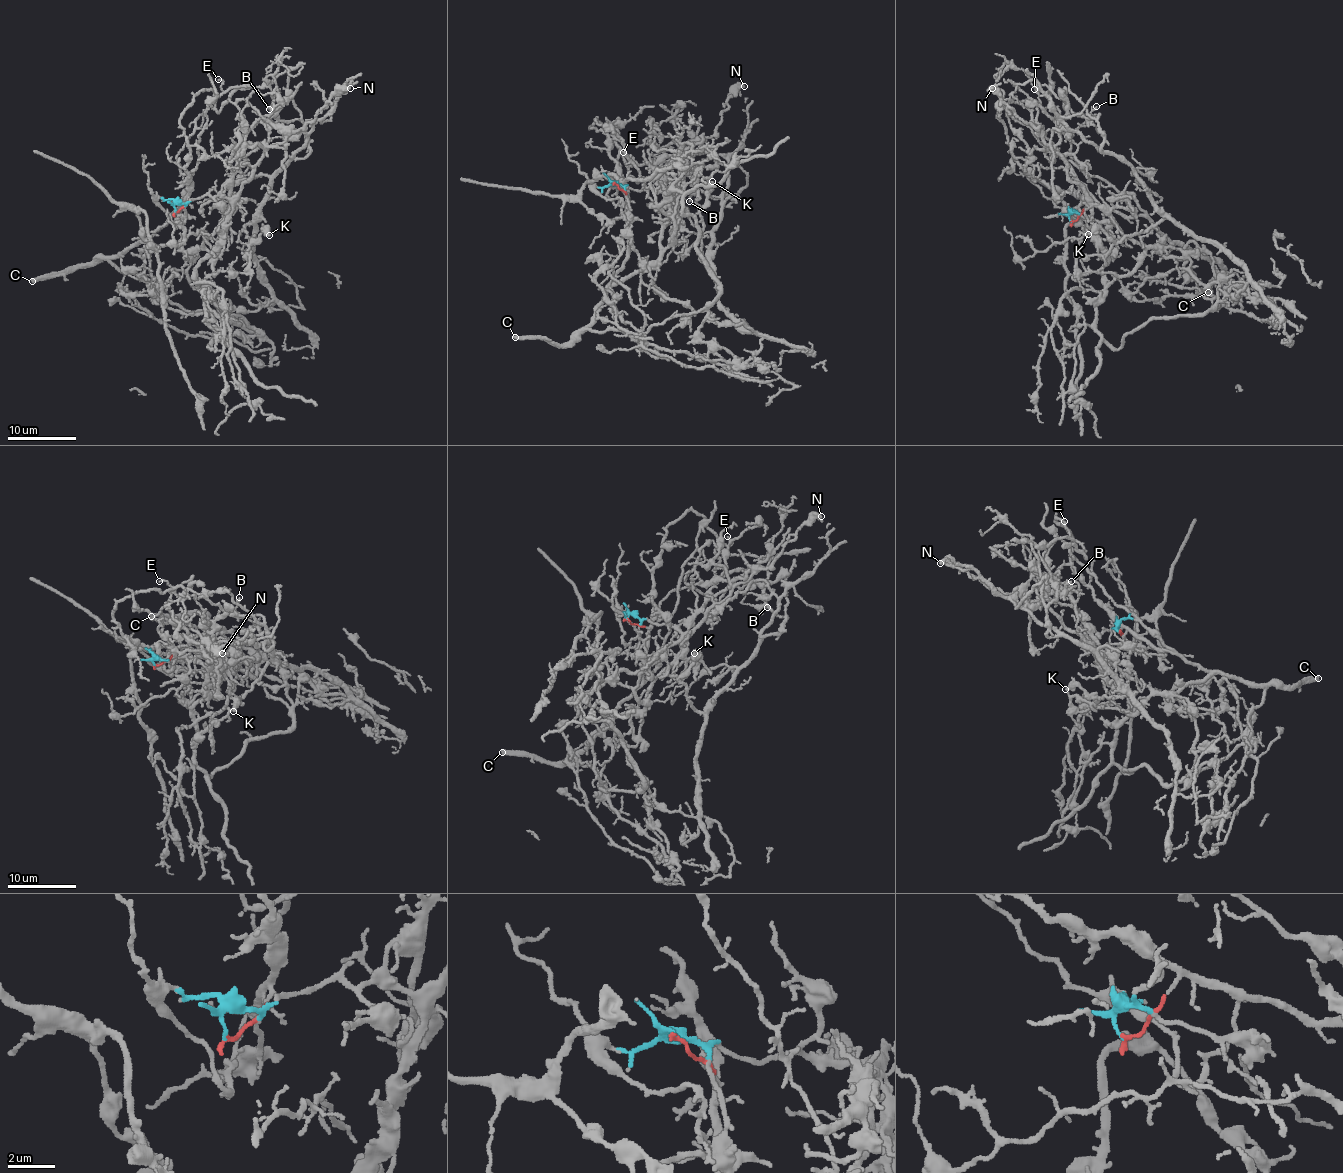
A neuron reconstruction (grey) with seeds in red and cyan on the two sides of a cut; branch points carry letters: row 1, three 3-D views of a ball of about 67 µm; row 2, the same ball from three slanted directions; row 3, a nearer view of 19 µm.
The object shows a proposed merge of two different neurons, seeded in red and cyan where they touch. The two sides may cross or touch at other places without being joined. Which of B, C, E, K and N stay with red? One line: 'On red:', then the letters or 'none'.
On red: C, E

